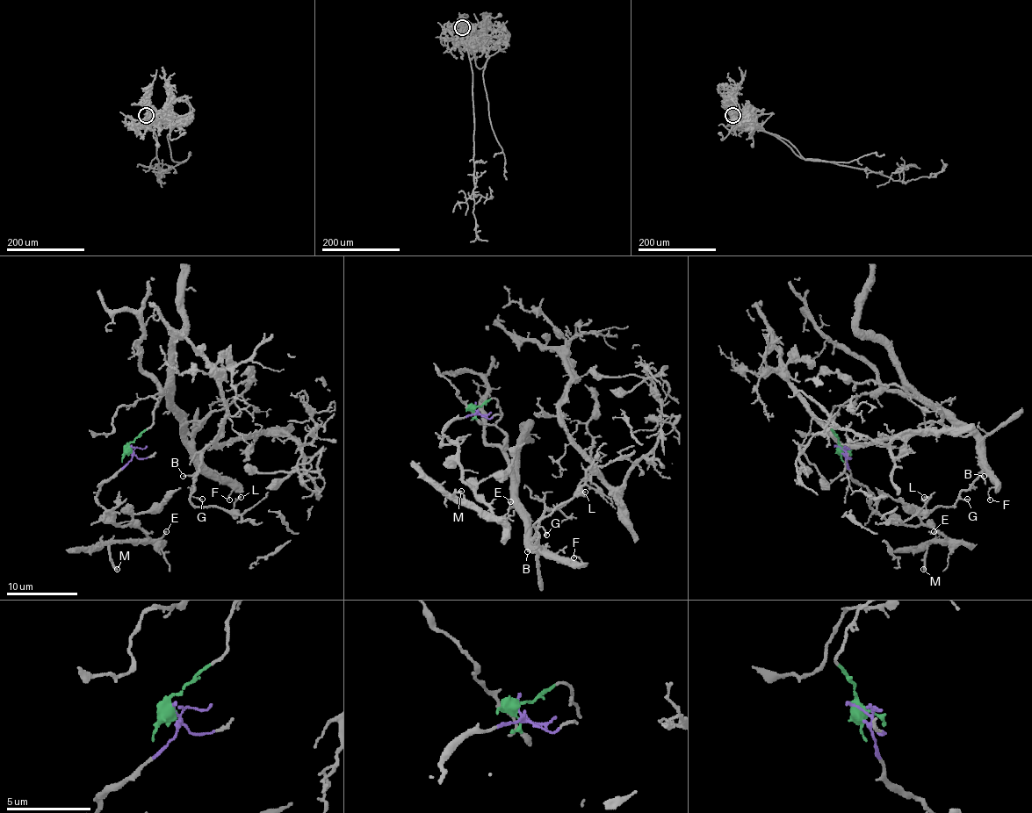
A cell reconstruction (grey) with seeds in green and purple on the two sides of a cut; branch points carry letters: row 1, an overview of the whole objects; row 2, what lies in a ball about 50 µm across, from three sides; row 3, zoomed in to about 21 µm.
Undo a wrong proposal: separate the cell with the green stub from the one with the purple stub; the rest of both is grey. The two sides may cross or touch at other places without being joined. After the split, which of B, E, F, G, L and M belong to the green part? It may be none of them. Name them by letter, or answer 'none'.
B, F, G, L

